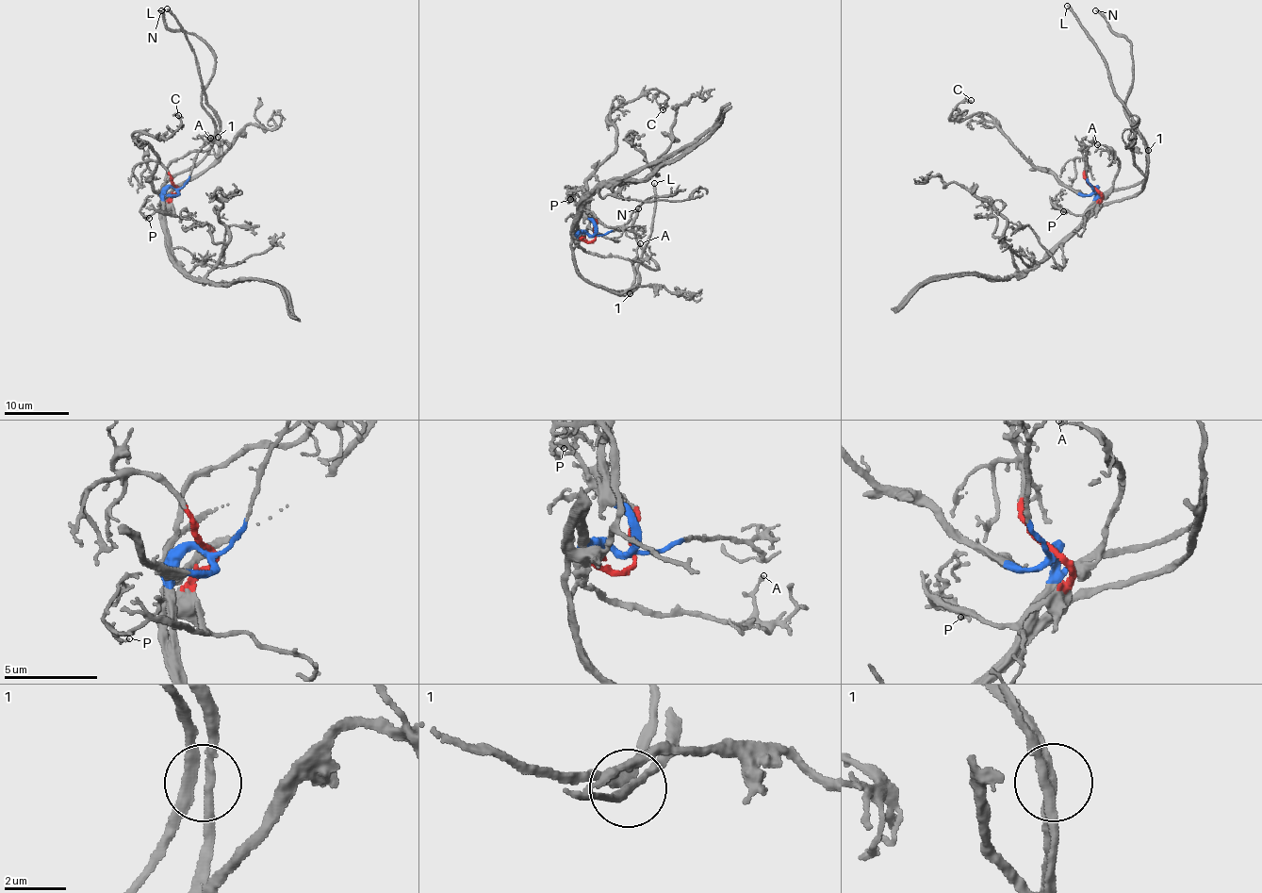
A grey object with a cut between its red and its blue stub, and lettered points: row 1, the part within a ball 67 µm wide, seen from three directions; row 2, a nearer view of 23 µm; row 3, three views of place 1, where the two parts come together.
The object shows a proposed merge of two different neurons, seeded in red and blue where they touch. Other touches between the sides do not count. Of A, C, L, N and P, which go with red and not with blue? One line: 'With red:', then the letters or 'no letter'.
With red: L, P

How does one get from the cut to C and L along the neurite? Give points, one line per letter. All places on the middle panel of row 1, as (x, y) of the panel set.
C: (593, 236), (586, 178), (614, 150), (611, 113), (652, 90), (667, 97), (663, 110)
L: (594, 235), (592, 240), (572, 239), (579, 274), (618, 295), (633, 291), (653, 228), (654, 184)

